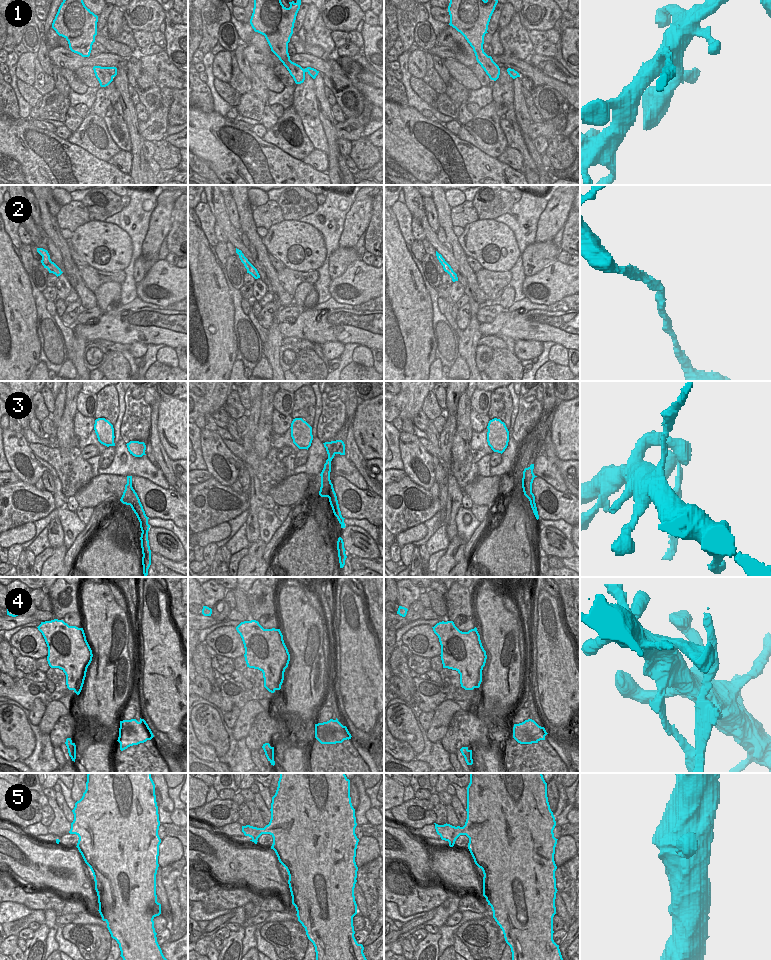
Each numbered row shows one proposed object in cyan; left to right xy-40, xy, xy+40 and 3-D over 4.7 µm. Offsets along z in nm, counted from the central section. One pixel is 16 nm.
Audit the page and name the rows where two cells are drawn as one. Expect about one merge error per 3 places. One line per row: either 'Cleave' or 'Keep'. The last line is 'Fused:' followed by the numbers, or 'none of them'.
1: Keep
2: Keep
3: Cleave
4: Cleave
5: Keep
Fused: 3, 4

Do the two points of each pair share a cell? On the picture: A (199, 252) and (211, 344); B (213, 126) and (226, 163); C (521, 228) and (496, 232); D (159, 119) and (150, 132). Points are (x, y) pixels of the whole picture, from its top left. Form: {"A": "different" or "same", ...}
{"A": "same", "B": "same", "C": "different", "D": "same"}

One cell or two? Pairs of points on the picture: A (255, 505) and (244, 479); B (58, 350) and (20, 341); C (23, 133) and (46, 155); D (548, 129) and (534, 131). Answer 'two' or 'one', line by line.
A: two
B: two
C: one
D: one

